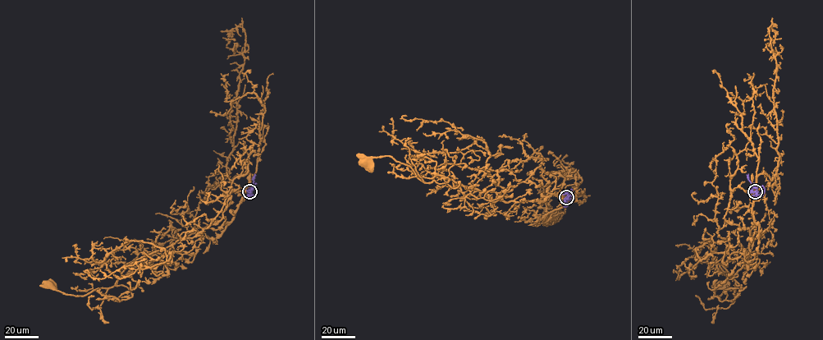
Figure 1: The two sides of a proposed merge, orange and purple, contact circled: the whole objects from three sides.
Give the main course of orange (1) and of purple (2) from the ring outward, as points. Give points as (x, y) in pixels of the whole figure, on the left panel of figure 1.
1: (249, 191), (244, 191), (234, 218), (218, 236), (192, 233), (180, 238), (110, 287), (76, 296), (47, 284)
2: (249, 191), (254, 174)

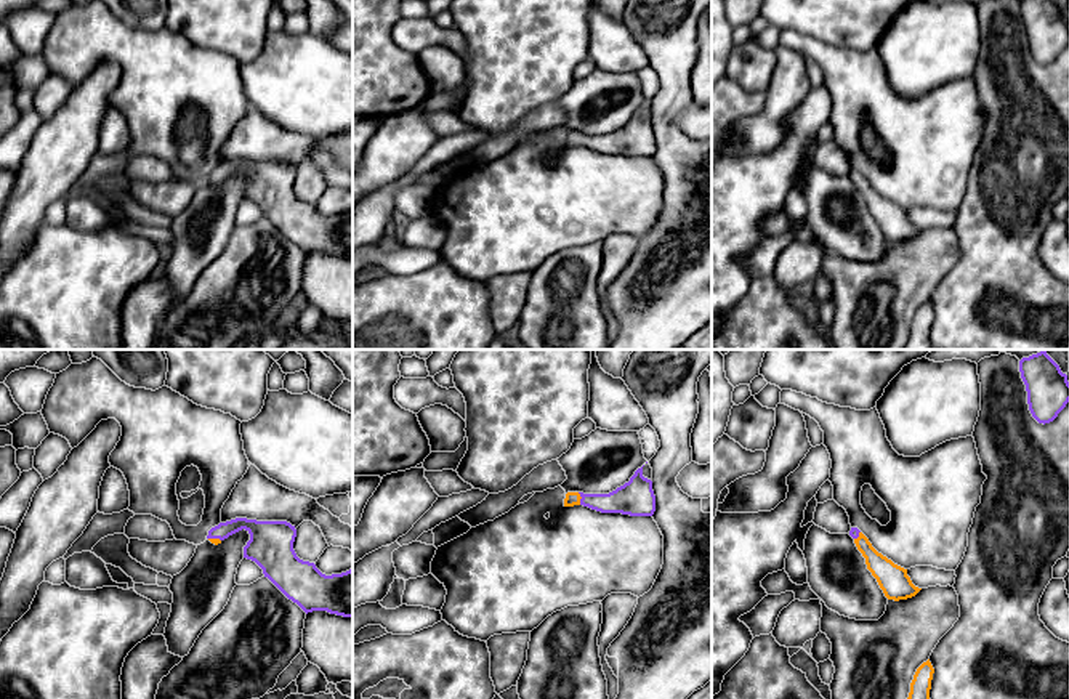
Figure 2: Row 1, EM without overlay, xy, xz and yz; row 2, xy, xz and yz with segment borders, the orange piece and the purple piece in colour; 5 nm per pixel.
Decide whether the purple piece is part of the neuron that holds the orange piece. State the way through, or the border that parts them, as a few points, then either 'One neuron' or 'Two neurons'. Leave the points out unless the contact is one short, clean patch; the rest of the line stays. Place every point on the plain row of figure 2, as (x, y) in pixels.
Boundary: xz (577, 133), (580, 145). Two neurons

